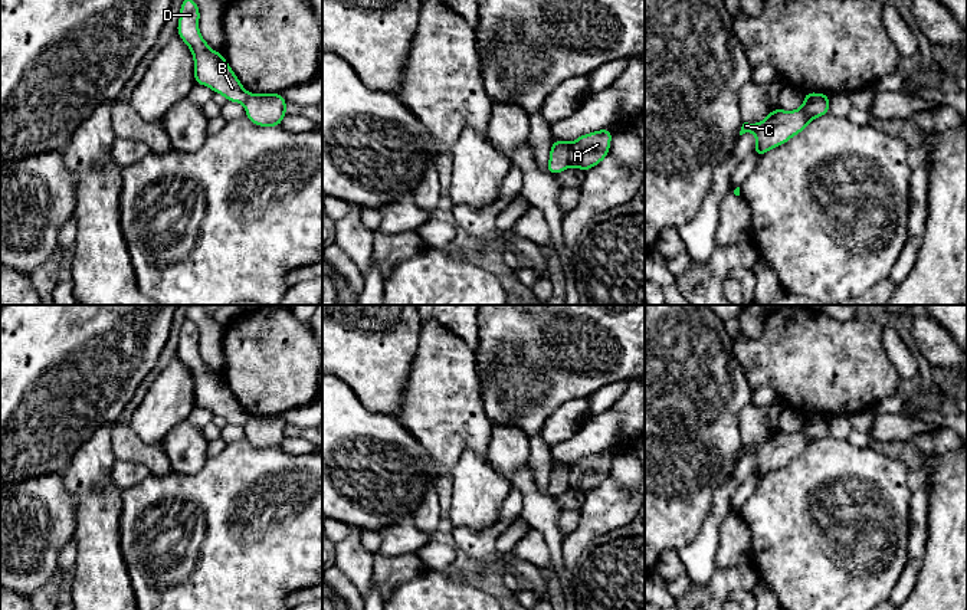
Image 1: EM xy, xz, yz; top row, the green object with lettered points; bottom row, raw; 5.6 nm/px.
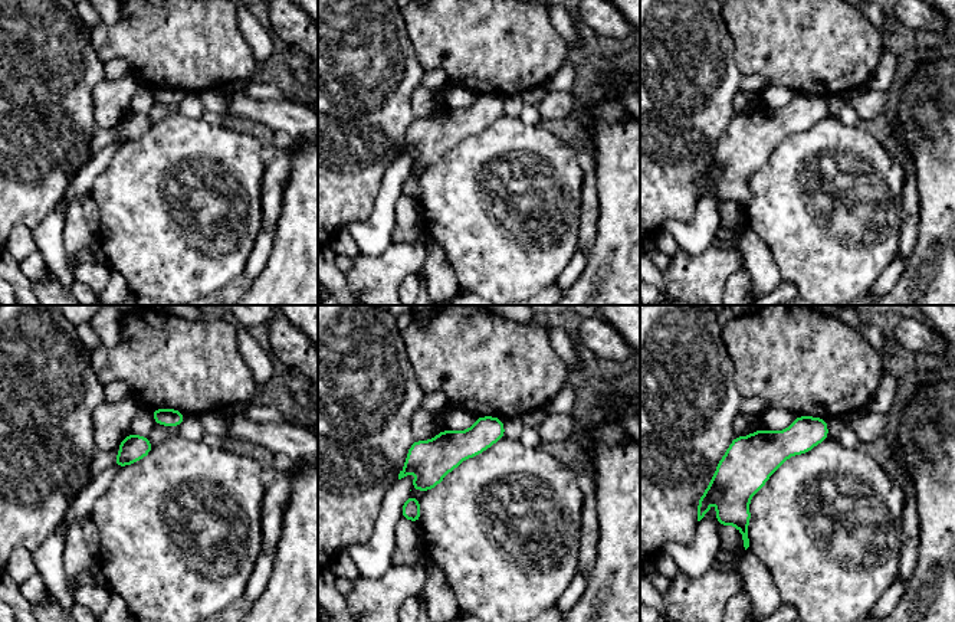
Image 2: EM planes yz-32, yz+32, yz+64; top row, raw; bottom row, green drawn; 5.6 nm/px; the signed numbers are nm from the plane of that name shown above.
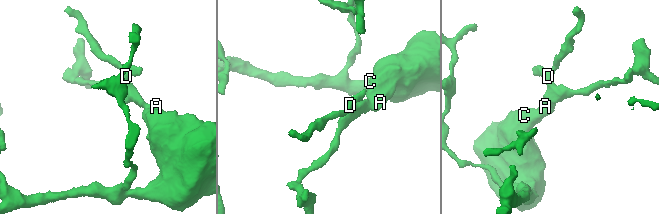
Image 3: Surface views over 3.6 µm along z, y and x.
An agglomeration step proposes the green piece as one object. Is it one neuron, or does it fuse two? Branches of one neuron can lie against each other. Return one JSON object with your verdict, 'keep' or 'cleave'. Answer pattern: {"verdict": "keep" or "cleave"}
{"verdict": "cleave"}

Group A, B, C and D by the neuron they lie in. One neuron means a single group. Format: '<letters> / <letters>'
A C / B D

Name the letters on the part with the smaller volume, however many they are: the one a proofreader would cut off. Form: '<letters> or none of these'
B, D

